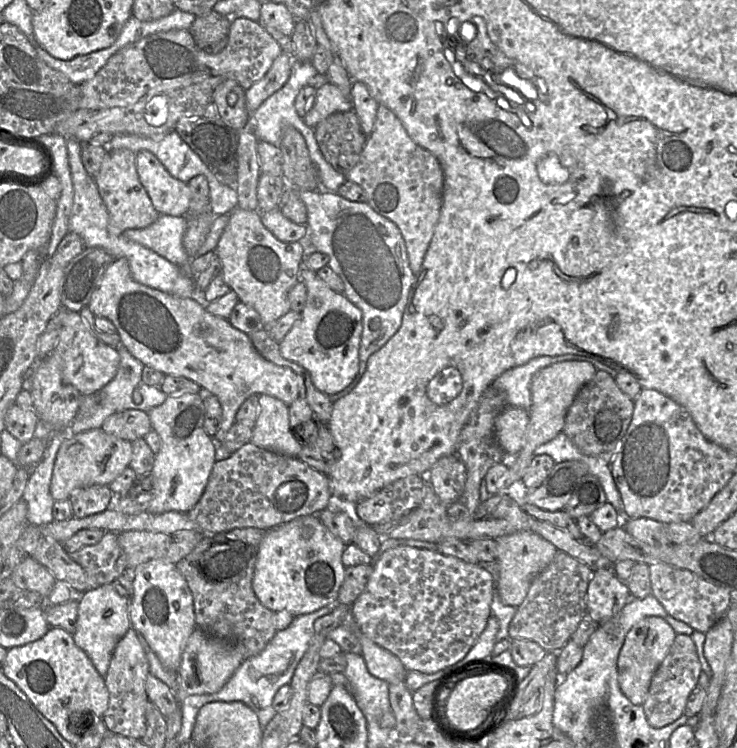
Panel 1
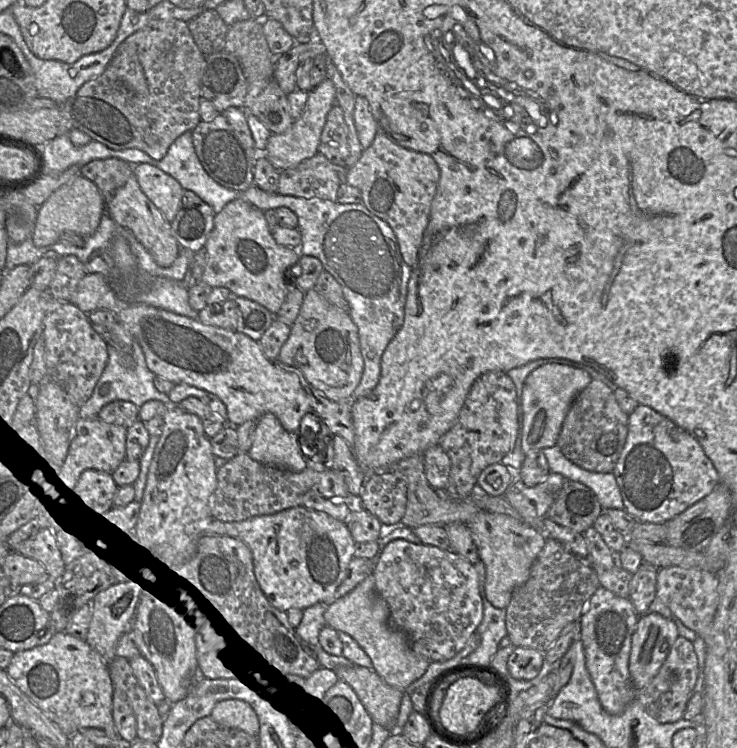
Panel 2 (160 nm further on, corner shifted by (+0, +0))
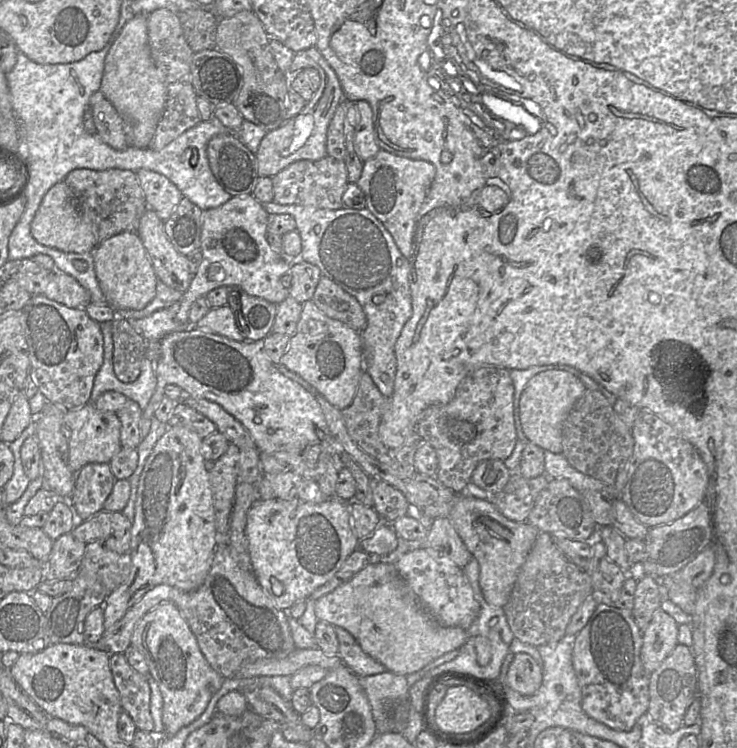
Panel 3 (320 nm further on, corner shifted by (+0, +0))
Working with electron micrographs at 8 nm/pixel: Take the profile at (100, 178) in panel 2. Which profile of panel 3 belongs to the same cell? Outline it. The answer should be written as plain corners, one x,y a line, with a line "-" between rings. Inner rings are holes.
79,168
71,171
64,181
72,192
77,208
95,225
98,244
124,231
137,232
140,219
149,208
137,173
131,170

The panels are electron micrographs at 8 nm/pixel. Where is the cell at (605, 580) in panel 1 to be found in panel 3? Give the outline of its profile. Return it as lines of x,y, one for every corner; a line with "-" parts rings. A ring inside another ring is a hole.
611,600
599,603
587,624
573,638
572,663
581,690
583,711
594,720
618,731
630,731
649,706
650,674
643,667
640,653
642,631
637,626
632,611
620,609

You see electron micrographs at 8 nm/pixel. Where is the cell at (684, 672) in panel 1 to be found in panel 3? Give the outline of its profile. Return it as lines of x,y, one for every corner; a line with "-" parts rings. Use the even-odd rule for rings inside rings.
677,644
671,654
650,674
649,706
646,713
668,732
684,725
684,716
697,693
697,667
692,648

